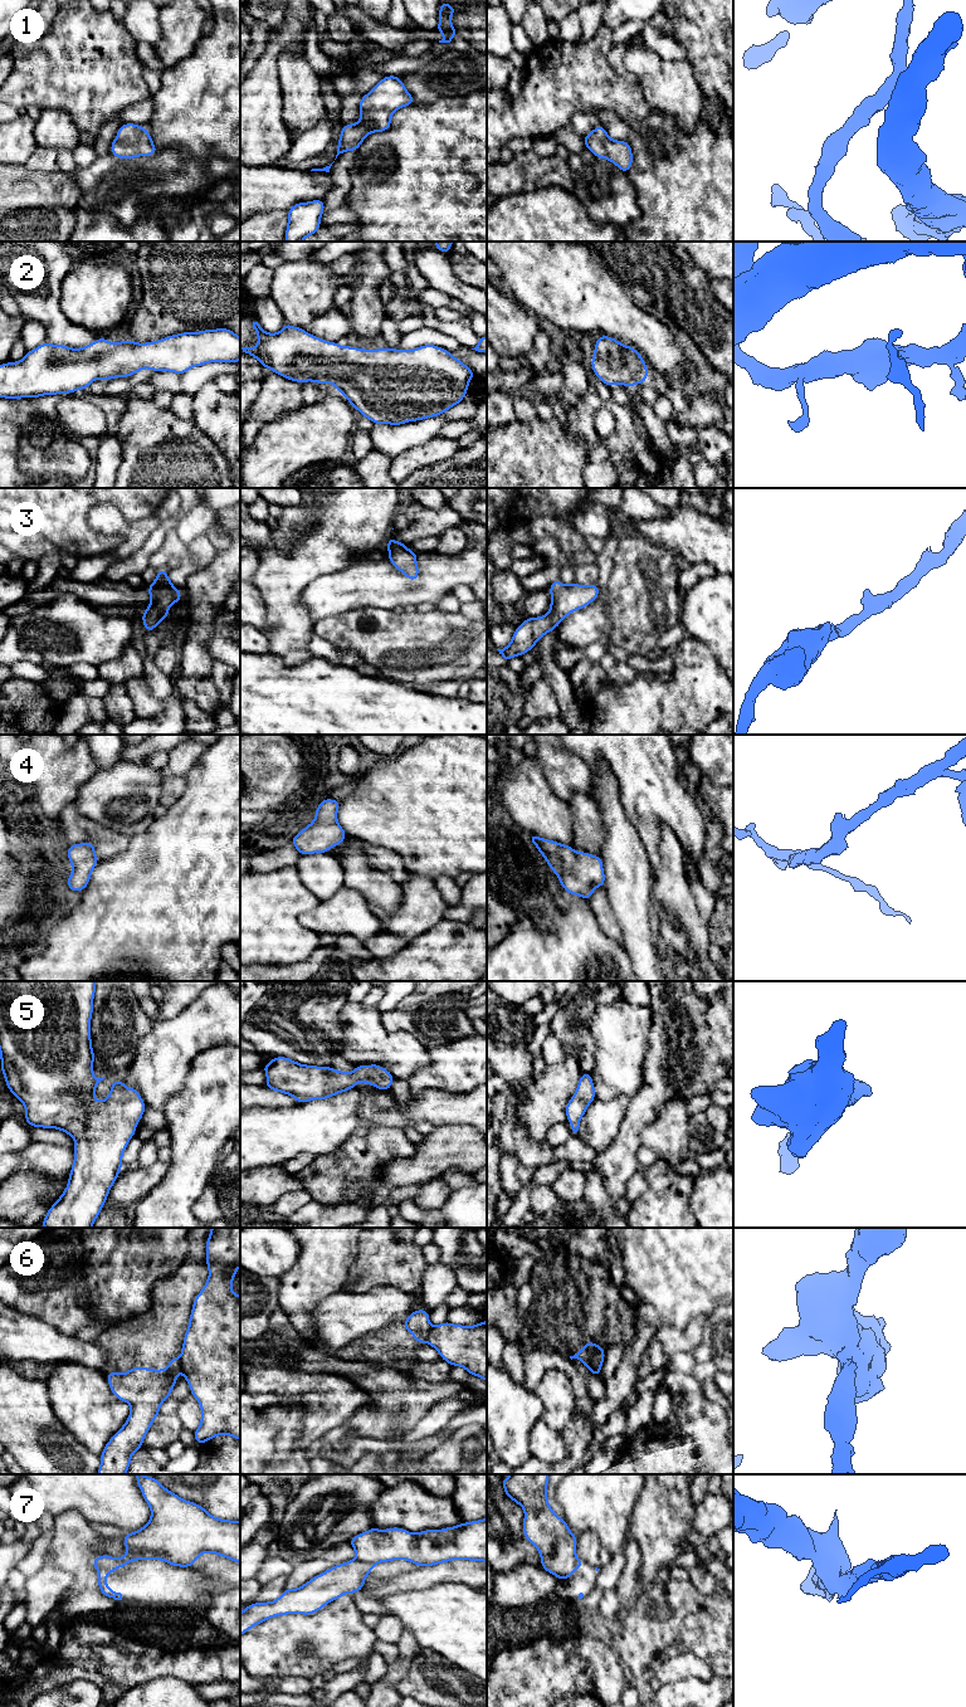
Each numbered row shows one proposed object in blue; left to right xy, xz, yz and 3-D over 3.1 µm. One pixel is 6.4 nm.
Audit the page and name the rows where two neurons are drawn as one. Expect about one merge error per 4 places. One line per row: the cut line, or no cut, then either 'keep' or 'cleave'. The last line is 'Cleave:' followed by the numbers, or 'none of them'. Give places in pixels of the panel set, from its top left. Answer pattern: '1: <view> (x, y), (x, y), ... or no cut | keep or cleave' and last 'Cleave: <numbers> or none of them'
1: no cut | keep
2: no cut | keep
3: no cut | keep
4: no cut | keep
5: no cut | keep
6: yz (588, 1341), (593, 1345), (591, 1367), (598, 1375) | cleave
7: xz (356, 1559), (372, 1565) | cleave
Cleave: 6, 7

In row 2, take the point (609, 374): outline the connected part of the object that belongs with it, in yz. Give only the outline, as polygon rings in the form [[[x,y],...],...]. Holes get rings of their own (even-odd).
[[[599,336],[591,359],[594,374],[609,387],[635,386],[648,380],[648,367],[640,353],[610,336]]]

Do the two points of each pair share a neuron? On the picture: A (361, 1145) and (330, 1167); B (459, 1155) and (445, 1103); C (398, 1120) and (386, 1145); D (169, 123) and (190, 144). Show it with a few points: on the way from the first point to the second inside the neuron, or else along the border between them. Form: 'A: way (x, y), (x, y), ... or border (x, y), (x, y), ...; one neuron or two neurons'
A: way (354, 1152), (337, 1167); one neuron
B: border (435, 1126), (469, 1125), (473, 1128); two neurons
C: border (377, 1123), (403, 1128); two neurons
D: way (174, 127), (185, 139); one neuron

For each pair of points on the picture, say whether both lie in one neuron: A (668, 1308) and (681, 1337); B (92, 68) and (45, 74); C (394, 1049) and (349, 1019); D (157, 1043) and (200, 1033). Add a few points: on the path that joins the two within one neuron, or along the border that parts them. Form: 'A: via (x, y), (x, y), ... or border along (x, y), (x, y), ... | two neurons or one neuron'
A: border along (692, 1318), (683, 1328), (664, 1325) | two neurons
B: via (81, 68), (57, 71) | one neuron
C: via (383, 1047), (377, 1045), (360, 1028) | one neuron
D: via (167, 1043), (174, 1043), (190, 1033) | one neuron

